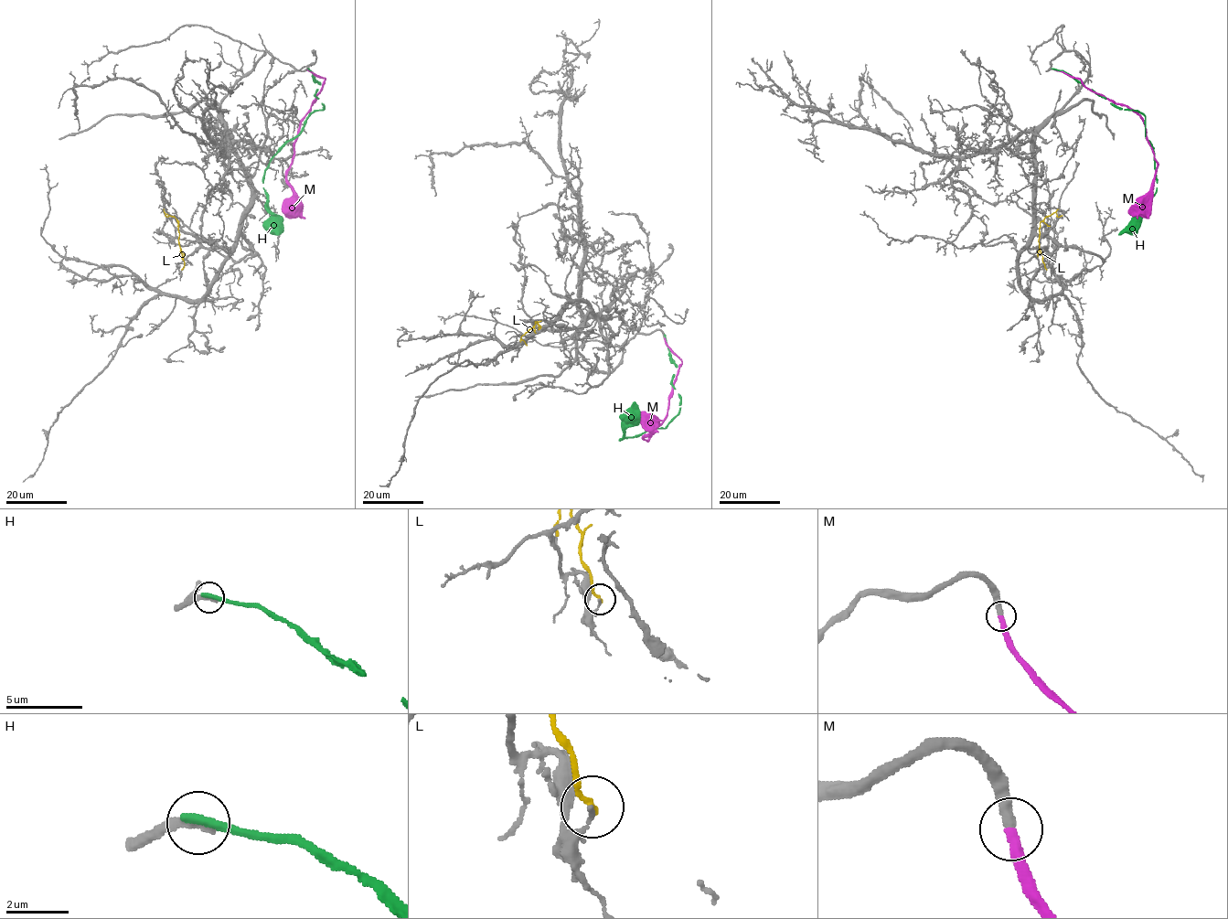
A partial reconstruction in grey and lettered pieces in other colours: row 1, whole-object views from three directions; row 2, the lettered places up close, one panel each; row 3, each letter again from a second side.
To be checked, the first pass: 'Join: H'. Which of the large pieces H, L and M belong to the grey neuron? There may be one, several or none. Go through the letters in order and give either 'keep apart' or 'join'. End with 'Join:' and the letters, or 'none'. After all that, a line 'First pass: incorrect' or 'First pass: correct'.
H: keep apart
L: keep apart
M: join
Join: M
First pass: incorrect

